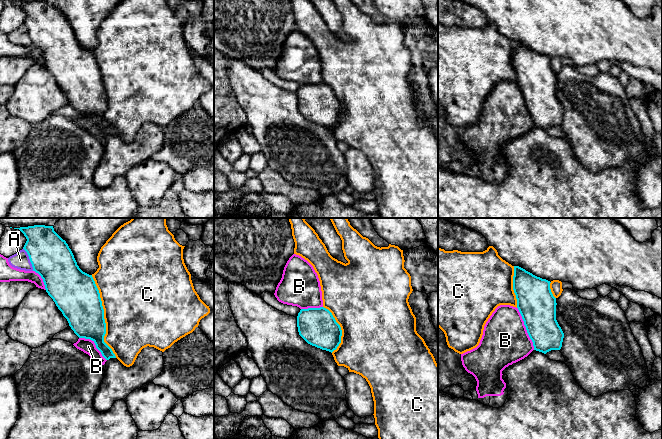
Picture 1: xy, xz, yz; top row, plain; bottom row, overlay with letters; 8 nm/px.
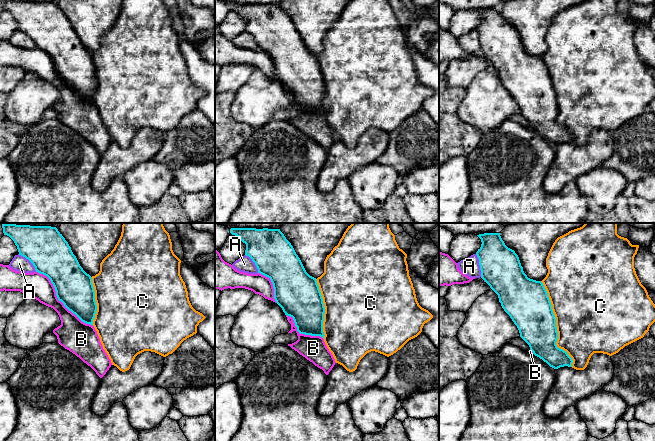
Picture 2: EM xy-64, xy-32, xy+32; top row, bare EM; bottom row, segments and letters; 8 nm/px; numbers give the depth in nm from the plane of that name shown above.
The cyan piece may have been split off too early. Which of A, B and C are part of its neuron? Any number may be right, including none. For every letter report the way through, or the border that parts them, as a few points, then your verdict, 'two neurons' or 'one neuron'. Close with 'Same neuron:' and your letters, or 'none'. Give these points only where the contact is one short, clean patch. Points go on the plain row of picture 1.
A: two neurons
B: two neurons
C: two neurons
Same neuron: none

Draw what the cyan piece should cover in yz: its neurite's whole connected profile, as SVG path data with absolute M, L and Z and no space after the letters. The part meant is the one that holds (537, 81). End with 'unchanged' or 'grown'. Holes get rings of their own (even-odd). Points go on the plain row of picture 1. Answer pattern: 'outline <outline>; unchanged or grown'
outline M514 42L513 66L517 75L517 84L533 118L534 126L544 130L551 126L560 126L564 114L564 109L556 96L557 79L551 68L550 59L519 42Z; unchanged

